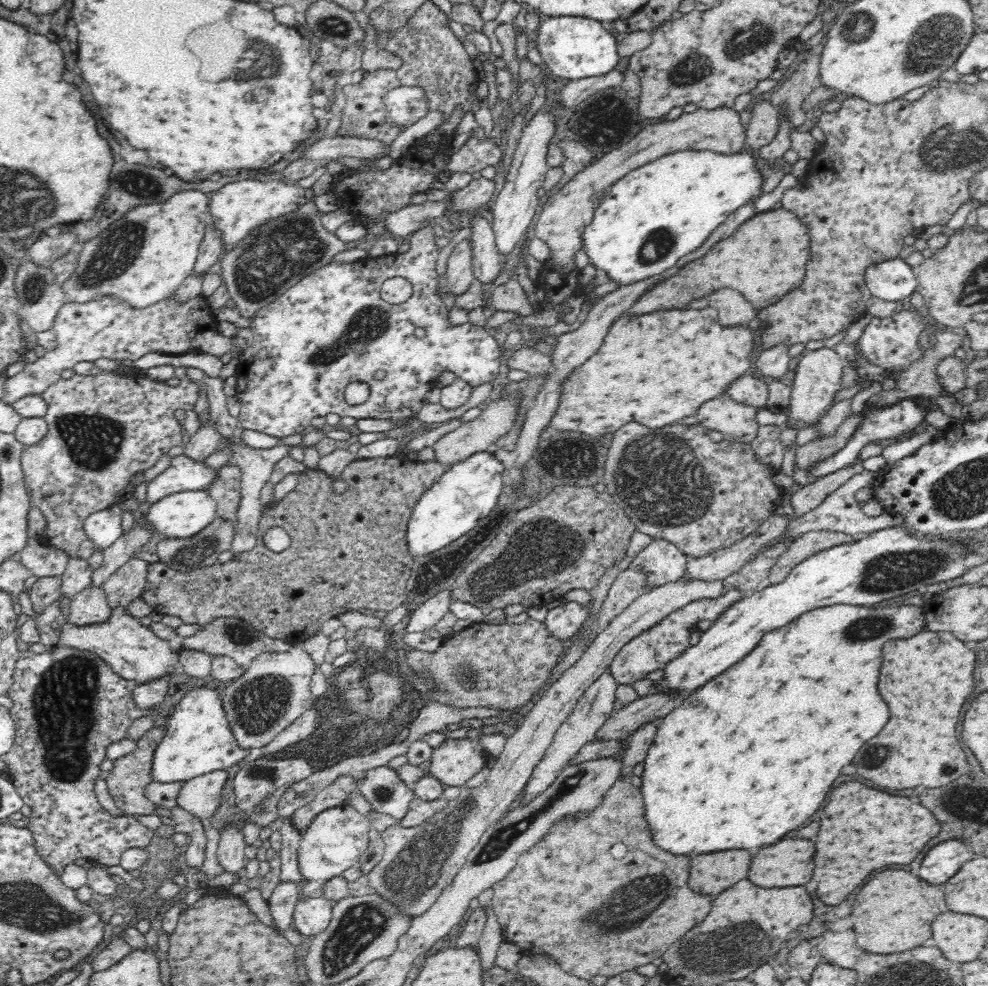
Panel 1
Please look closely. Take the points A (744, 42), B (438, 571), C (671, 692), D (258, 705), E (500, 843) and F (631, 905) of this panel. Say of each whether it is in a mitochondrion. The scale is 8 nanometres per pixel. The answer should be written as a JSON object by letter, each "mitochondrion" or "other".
{"A":"mitochondrion","B":"mitochondrion","C":"other","D":"mitochondrion","E":"mitochondrion","F":"mitochondrion"}

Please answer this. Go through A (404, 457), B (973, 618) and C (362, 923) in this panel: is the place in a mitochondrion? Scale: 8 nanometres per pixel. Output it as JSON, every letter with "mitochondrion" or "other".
{"A":"other","B":"other","C":"mitochondrion"}

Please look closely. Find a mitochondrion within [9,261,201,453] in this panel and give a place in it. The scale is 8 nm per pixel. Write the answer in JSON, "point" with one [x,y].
{"point":[35,286]}

